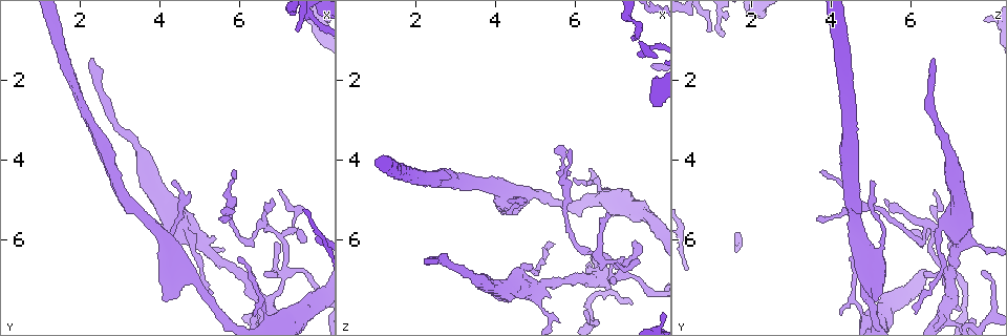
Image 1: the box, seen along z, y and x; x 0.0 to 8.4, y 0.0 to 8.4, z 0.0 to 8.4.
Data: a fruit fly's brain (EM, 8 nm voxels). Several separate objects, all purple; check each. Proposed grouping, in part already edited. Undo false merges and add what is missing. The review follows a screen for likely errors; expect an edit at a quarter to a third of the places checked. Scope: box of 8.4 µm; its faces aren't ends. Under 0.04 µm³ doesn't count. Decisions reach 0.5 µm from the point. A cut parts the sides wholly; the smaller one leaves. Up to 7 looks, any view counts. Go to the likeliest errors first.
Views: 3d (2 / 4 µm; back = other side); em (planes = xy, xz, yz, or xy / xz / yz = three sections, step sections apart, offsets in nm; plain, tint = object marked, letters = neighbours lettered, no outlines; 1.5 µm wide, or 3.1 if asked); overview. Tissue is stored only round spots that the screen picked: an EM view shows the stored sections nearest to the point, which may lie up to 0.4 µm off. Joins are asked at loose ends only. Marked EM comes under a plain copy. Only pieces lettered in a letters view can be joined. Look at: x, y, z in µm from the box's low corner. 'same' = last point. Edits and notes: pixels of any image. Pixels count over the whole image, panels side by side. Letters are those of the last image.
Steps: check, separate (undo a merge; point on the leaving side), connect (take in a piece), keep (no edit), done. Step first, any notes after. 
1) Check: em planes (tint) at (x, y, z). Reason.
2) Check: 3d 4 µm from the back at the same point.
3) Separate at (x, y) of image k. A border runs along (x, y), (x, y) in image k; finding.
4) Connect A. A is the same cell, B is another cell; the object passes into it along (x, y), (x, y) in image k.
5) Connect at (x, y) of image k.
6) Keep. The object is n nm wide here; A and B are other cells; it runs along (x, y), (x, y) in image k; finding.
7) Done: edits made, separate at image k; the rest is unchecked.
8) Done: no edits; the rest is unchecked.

Check: 3d 4 µm at (6.75, 7.60, 7.00). Branch point.

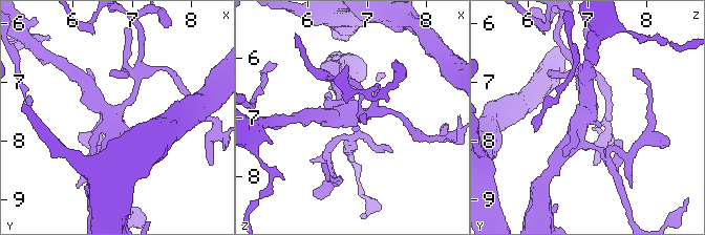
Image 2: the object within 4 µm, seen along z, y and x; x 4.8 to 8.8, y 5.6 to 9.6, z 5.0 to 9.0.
Check: em 3.1 µm xy step 16 (tint) at (6.65, 7.50, 7.00).

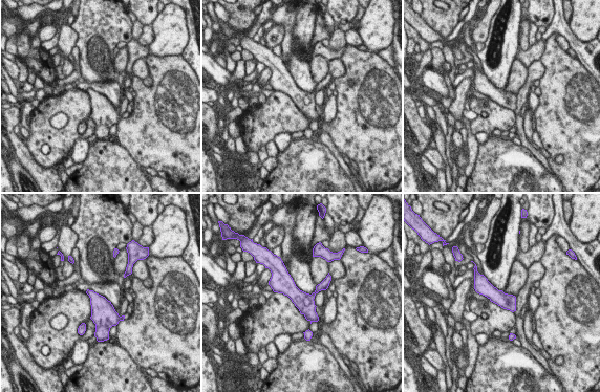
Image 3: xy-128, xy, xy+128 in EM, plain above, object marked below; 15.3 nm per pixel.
Check: em 3.1 µm planes (letters) at the same point. Another direction.

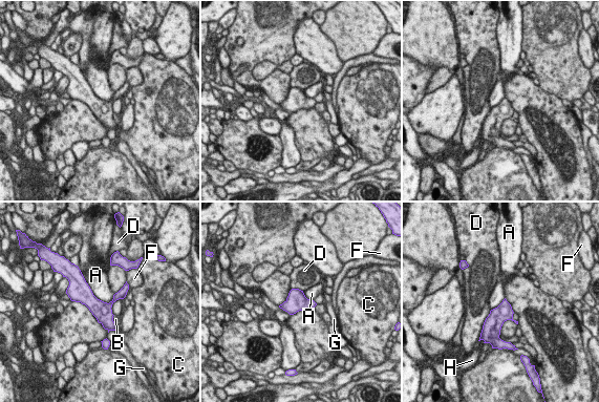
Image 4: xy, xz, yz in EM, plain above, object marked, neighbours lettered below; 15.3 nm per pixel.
Keep. The longest contact is with A, 650 nm; A, B, C, D, F, G and H are other cells; it runs along (80, 283), (81, 291), (112, 328) in image 4; continuous, no second neuron.

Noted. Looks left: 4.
Check: 3d 4 µm at (7.40, 5.70, 6.00). Branch stops here.

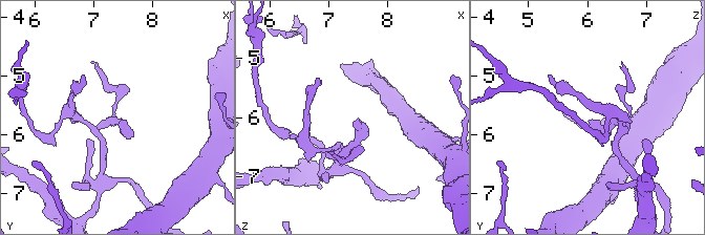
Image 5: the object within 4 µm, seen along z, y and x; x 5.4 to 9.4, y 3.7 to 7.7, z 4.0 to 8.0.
Check: em planes (letters) at (7.45, 5.75, 6.00). Shape alone is not enough.

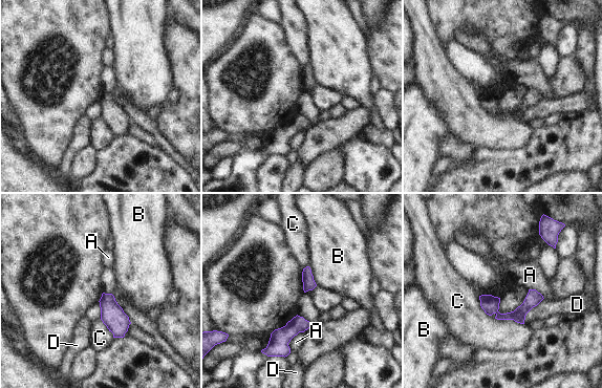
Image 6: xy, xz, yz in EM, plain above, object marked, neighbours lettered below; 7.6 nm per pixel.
Keep. The object is 100 nm wide here; A, B, C and D are other cells; it runs along (537, 299), (516, 316), (499, 316), (482, 303) in image 6; no lettered piece goes on from it.

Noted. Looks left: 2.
Check: em planes (tint) at (5.55, 5.40, 3.75). Thin end.

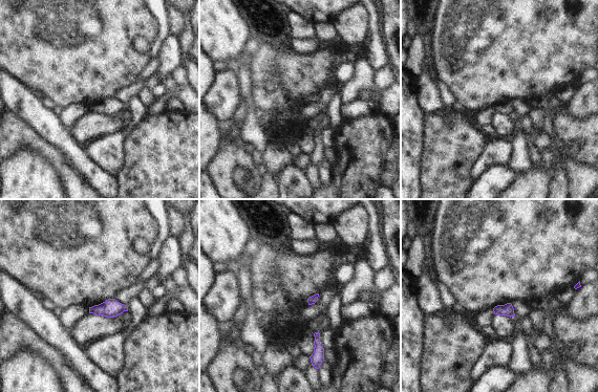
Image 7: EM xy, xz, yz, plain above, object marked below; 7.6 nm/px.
Check: em planes (letters) at the same point.

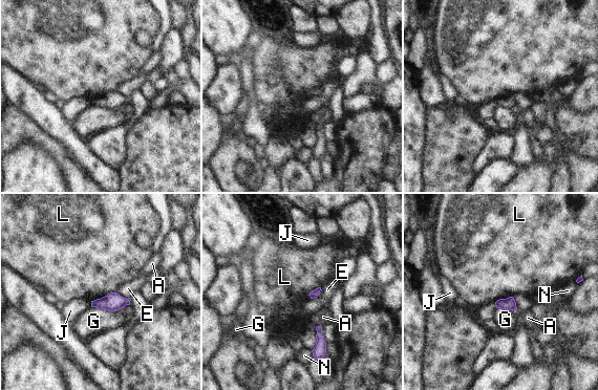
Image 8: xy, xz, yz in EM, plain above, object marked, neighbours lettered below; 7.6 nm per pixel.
Keep. A, E, G, J, L and N are other cells; a border runs along (114, 291), (110, 291), (91, 301) in image 8; none of them fits.

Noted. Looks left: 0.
Done: no edits; the rest is unchecked.

